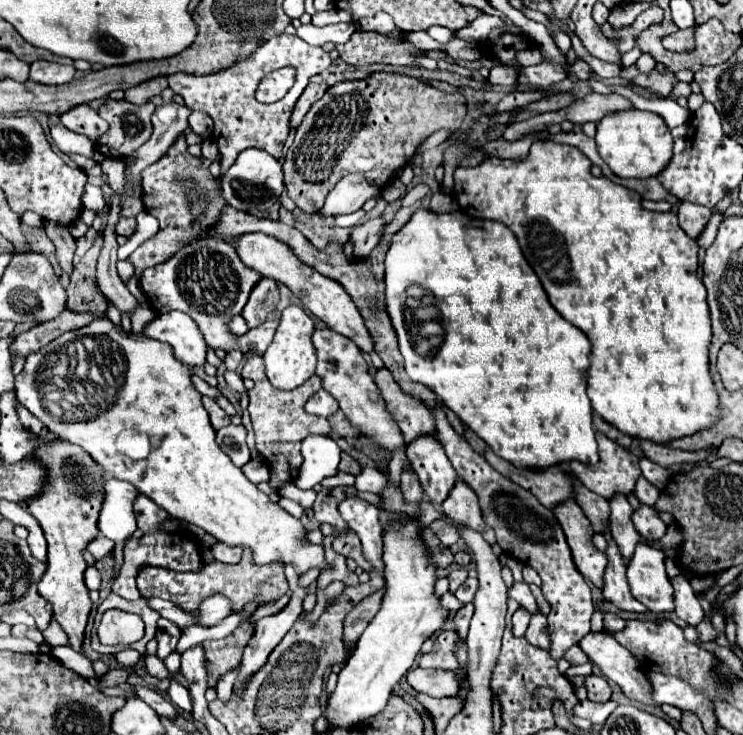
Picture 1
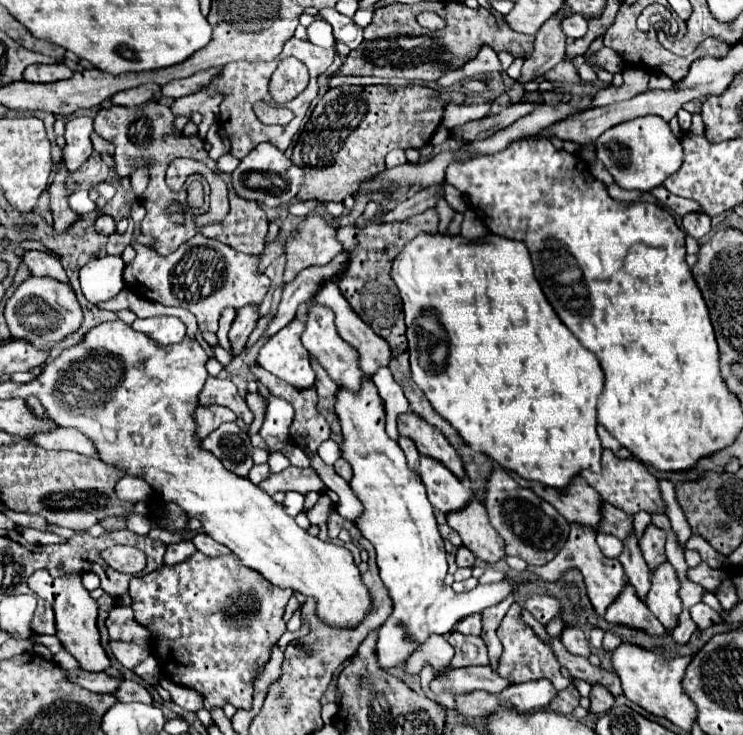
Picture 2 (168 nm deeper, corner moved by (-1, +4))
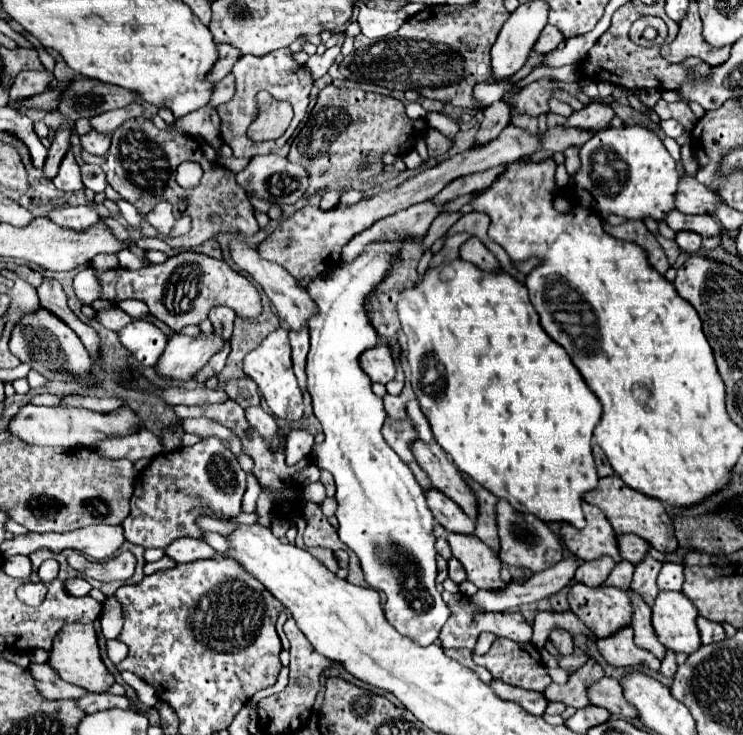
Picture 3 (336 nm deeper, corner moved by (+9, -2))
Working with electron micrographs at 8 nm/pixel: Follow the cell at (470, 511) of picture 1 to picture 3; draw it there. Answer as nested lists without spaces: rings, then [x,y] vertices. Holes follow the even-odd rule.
[[[448,533],[452,555],[462,563],[468,573],[468,581],[486,591],[504,589],[506,583],[500,579],[502,563],[492,549],[474,535],[452,535]]]

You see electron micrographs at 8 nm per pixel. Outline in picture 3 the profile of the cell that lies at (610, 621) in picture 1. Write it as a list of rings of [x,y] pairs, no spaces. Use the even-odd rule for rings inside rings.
[[[588,659],[586,665],[582,669],[578,669],[576,673],[570,675],[568,683],[564,685],[556,685],[552,683],[544,695],[550,699],[550,701],[562,701],[564,705],[570,705],[570,707],[586,707],[590,705],[590,699],[588,699],[588,687],[592,683],[596,683],[598,679],[604,677],[604,671],[602,667],[594,661],[594,659]]]

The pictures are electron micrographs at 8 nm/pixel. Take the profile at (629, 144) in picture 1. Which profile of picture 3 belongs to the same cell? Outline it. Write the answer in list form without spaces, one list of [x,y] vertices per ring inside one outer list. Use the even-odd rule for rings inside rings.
[[[640,125],[604,129],[592,135],[580,149],[580,169],[570,179],[574,187],[590,191],[602,217],[620,215],[624,219],[664,221],[674,209],[680,171],[664,143]]]

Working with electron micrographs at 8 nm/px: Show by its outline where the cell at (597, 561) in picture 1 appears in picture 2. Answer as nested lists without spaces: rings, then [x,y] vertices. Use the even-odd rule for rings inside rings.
[[[572,523],[564,549],[560,549],[560,553],[550,563],[546,563],[544,567],[528,567],[530,573],[534,573],[538,579],[542,579],[546,583],[560,581],[562,575],[570,569],[580,569],[582,571],[584,583],[588,587],[588,597],[590,597],[594,609],[598,611],[598,615],[604,615],[606,605],[610,605],[610,601],[614,601],[614,597],[622,591],[622,585],[626,583],[626,575],[624,575],[624,569],[622,569],[620,561],[618,559],[608,559],[608,557],[602,555],[600,547],[596,545],[596,533],[588,525]]]

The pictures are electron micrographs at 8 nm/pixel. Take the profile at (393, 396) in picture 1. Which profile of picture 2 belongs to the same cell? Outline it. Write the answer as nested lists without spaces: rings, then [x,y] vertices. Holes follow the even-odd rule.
[[[406,411],[406,413],[398,415],[398,431],[400,431],[400,435],[404,435],[416,443],[420,455],[438,459],[460,479],[466,477],[462,461],[460,461],[458,453],[454,451],[454,447],[450,445],[450,441],[446,441],[444,433],[440,429],[434,429],[422,417],[416,417],[414,411]]]

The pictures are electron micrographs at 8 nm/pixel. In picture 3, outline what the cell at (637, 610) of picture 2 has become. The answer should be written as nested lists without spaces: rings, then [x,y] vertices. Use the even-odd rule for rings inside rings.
[[[624,627],[624,631],[618,631],[616,635],[612,635],[612,639],[598,639],[596,645],[598,645],[600,655],[612,667],[644,665],[652,671],[660,669],[660,661],[652,653],[636,647],[634,633],[630,627]]]

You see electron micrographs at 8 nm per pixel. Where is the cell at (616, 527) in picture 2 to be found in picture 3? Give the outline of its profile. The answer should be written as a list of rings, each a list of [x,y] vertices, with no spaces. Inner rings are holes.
[[[618,535],[618,539],[620,539],[620,553],[632,565],[642,563],[644,557],[648,555],[648,551],[650,551],[648,543],[644,543],[644,539],[640,539],[636,535]]]

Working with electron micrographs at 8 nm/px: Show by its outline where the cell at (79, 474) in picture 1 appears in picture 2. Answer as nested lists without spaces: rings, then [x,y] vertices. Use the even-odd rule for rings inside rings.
[[[38,569],[36,577],[28,579],[28,587],[38,597],[42,597],[44,601],[48,601],[52,605],[54,615],[56,615],[56,635],[62,641],[62,645],[78,659],[78,663],[84,671],[104,671],[106,667],[110,667],[110,661],[100,645],[100,633],[96,629],[98,605],[86,591],[86,587],[82,585],[80,575],[70,573],[70,575],[54,577],[50,583],[48,569]]]

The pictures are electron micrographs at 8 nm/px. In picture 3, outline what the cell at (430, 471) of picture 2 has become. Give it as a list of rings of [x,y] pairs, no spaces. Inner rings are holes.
[[[438,489],[426,491],[426,499],[428,499],[428,507],[434,515],[434,519],[452,533],[460,533],[460,535],[474,535],[476,523],[452,501],[448,499],[444,493],[440,493]]]

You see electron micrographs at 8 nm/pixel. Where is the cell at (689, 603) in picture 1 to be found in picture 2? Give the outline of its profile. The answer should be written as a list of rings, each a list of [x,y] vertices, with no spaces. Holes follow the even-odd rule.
[[[696,603],[694,607],[690,607],[690,615],[694,619],[694,623],[700,627],[700,629],[706,629],[710,625],[716,625],[716,623],[722,623],[722,617],[718,611],[714,611],[712,607],[708,607],[706,603]]]

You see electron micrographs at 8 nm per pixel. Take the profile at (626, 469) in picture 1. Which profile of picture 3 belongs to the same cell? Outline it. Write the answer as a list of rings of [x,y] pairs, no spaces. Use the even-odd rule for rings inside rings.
[[[618,475],[600,479],[596,491],[588,491],[584,501],[598,507],[606,515],[606,519],[612,523],[612,527],[618,535],[626,535],[626,533],[638,535],[660,553],[672,553],[678,549],[678,541],[674,537],[674,523],[672,523],[672,517],[666,513],[664,505],[652,497],[646,497],[646,495],[626,487]]]

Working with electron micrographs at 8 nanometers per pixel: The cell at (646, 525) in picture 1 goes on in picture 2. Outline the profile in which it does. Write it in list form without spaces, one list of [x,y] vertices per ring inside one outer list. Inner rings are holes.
[[[652,523],[644,529],[644,535],[640,539],[640,549],[642,549],[642,555],[650,569],[654,569],[654,565],[660,565],[662,561],[666,561],[665,543],[666,533],[662,529],[658,529]]]

